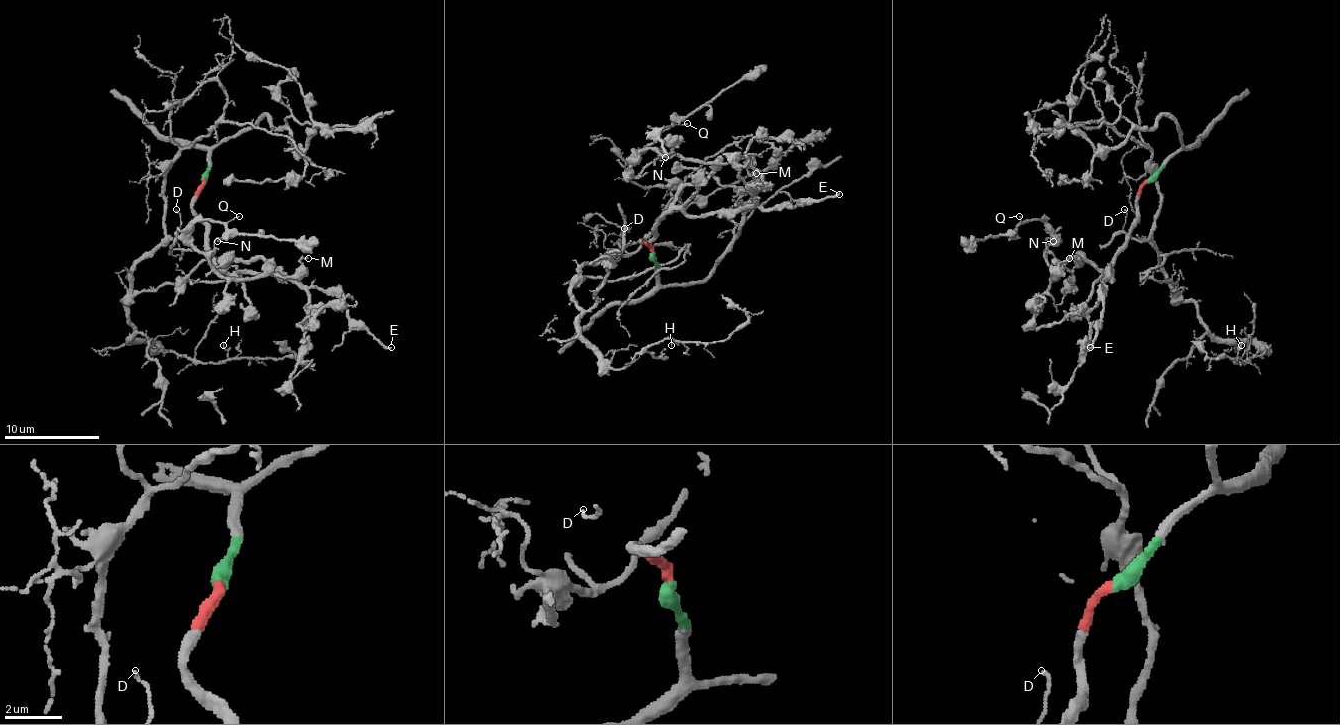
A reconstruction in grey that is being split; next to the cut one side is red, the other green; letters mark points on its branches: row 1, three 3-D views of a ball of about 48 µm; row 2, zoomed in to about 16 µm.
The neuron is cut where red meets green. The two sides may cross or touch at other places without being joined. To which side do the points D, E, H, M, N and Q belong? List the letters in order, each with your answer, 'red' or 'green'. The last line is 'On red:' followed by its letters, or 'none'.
D: green
E: red
H: green
M: red
N: red
Q: red
On red: E, M, N, Q

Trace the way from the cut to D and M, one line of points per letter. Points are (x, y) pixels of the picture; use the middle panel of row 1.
D: (652, 252), (663, 286), (699, 283), (761, 174), (668, 214), (666, 188), (613, 264), (623, 229)
M: (652, 252), (642, 241), (654, 236), (685, 186), (699, 186), (735, 157), (744, 157), (747, 169), (756, 174)

